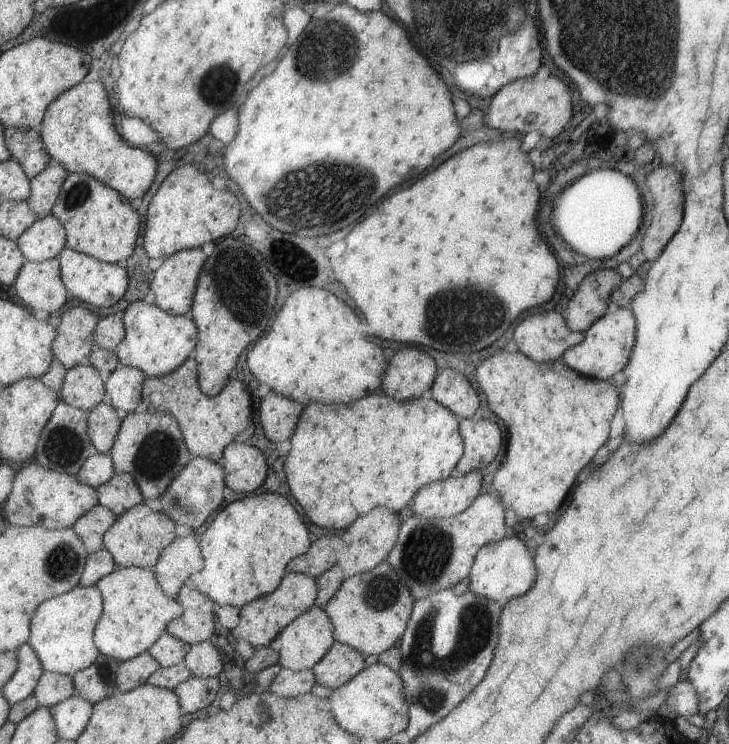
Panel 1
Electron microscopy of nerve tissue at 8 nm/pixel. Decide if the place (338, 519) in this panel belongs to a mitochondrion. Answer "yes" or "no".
no

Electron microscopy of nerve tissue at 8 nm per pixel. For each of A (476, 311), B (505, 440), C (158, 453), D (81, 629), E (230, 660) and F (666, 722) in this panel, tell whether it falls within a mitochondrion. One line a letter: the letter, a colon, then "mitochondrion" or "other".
A: mitochondrion
B: other
C: mitochondrion
D: other
E: other
F: other

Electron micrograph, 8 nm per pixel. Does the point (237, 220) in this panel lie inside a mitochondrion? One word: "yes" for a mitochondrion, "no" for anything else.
no

